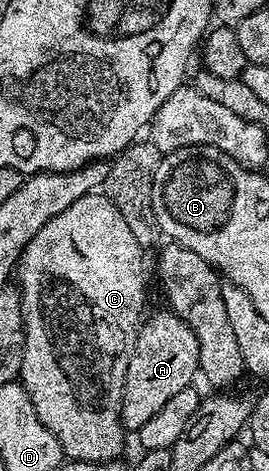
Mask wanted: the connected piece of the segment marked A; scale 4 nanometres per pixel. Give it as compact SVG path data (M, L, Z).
M150 311L142 319L141 326L137 329L137 341L133 347L133 353L127 362L127 378L121 403L121 422L129 430L141 428L143 422L155 418L155 414L159 414L159 410L163 410L163 406L167 406L167 402L175 398L175 394L179 394L179 390L190 387L194 383L193 375L196 377L199 372L197 366L199 342L195 338L193 329L182 322L178 316L173 315L172 311L164 311L153 313Z

